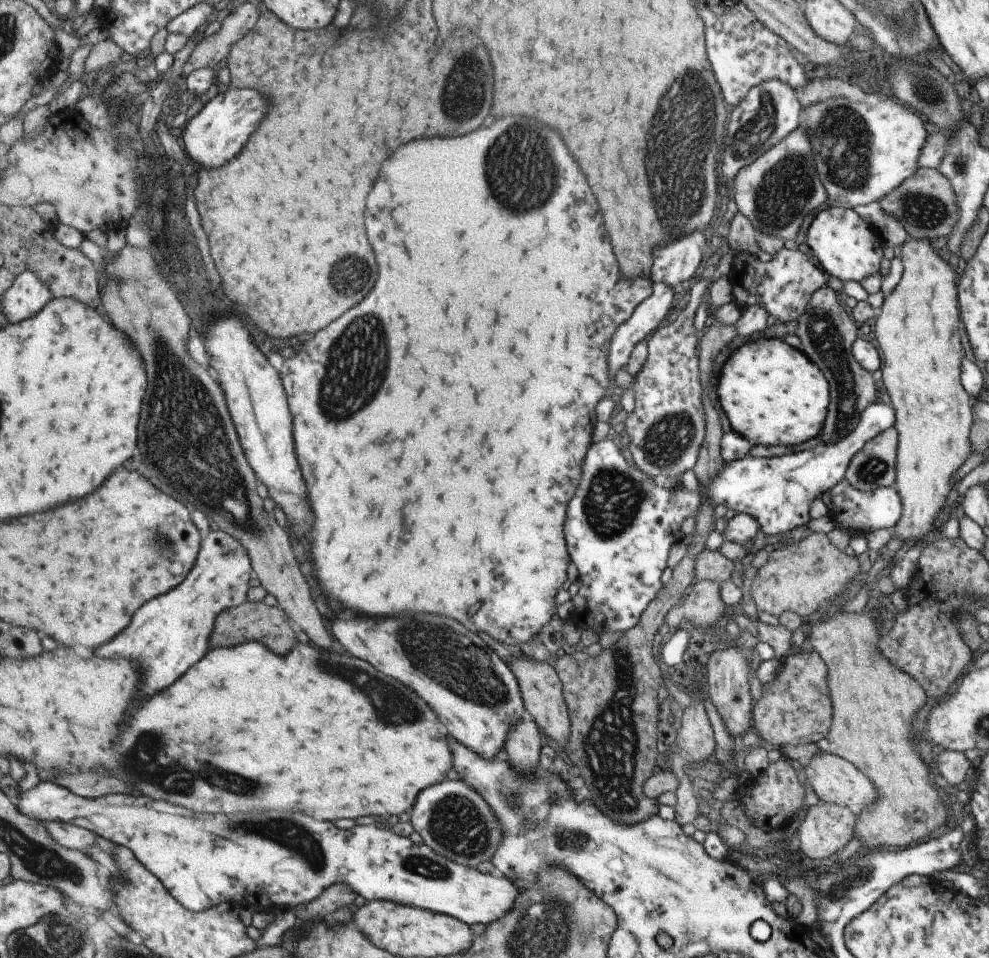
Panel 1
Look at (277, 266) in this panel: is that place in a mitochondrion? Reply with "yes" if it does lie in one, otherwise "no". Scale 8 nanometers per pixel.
no

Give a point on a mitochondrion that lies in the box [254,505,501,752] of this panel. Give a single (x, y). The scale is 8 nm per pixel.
(391, 708)

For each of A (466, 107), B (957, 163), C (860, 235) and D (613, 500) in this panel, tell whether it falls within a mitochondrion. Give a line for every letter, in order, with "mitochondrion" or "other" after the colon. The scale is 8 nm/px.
A: mitochondrion
B: mitochondrion
C: other
D: mitochondrion

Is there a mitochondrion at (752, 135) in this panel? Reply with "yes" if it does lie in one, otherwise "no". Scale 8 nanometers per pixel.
yes

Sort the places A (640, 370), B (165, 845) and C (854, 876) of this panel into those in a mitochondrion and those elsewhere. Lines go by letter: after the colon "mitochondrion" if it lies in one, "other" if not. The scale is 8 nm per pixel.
A: other
B: other
C: mitochondrion

